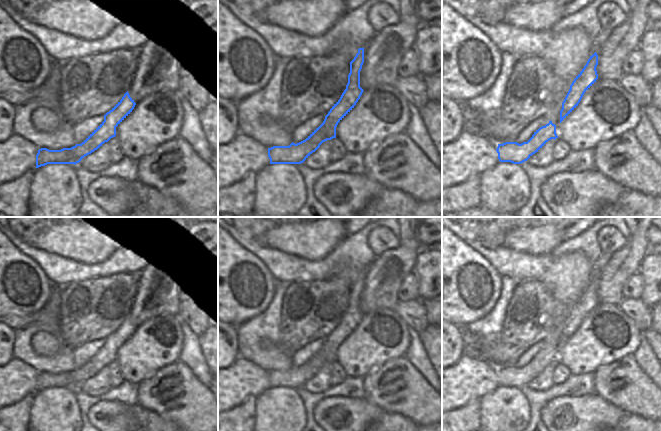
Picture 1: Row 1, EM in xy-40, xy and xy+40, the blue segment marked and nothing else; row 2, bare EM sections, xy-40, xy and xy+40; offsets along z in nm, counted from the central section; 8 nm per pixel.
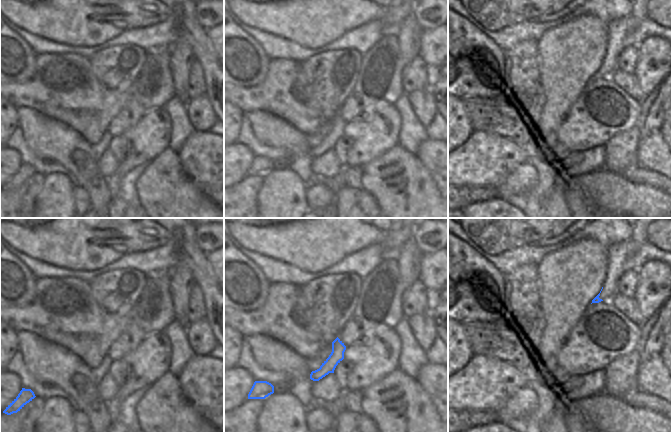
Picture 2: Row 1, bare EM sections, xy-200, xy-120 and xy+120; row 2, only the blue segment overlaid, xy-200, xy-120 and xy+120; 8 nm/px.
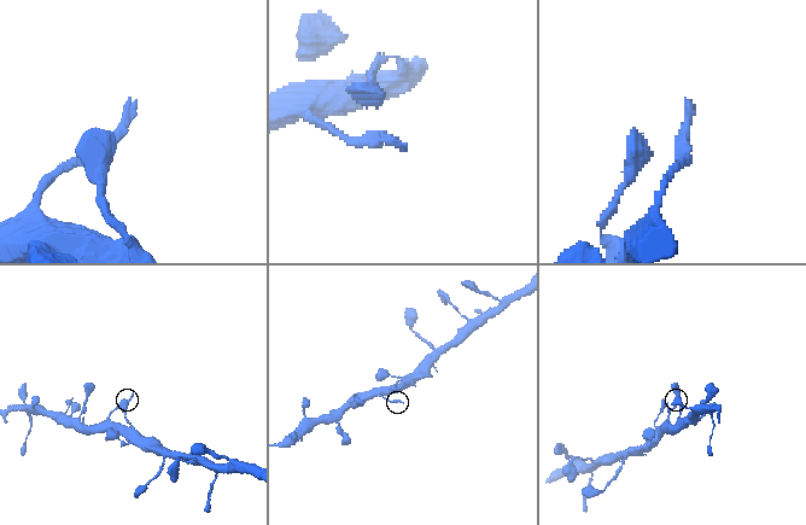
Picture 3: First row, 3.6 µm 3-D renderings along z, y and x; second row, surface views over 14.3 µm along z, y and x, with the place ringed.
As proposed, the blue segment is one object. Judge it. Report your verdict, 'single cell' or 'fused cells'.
single cell

